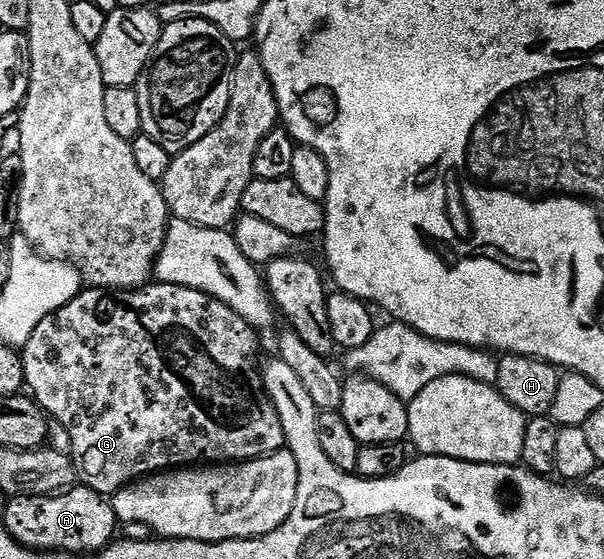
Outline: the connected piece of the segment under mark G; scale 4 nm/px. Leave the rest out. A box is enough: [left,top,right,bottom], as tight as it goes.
[20,281,285,497]

